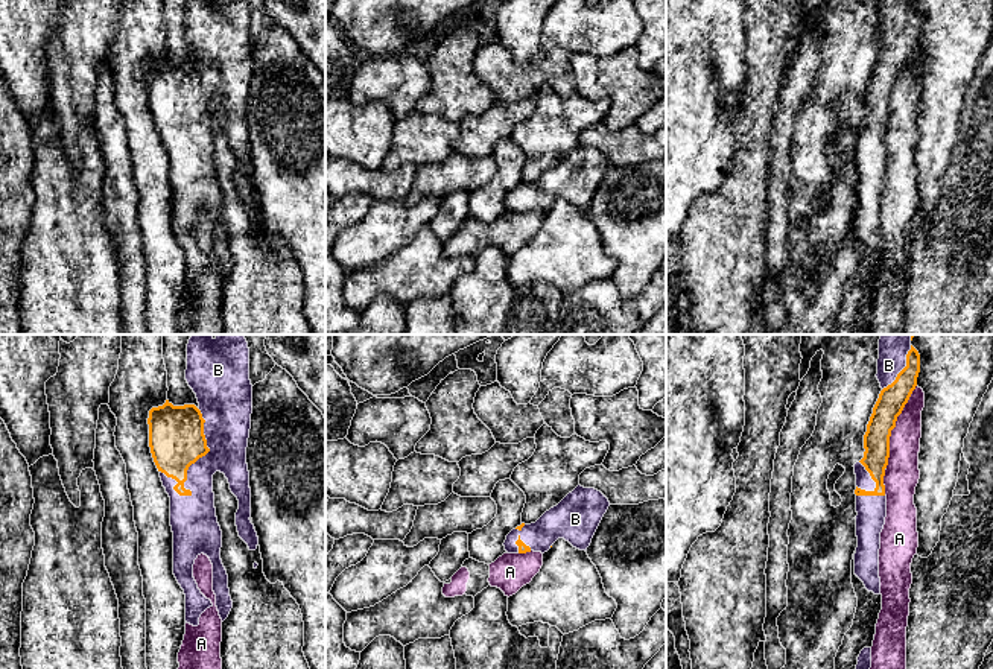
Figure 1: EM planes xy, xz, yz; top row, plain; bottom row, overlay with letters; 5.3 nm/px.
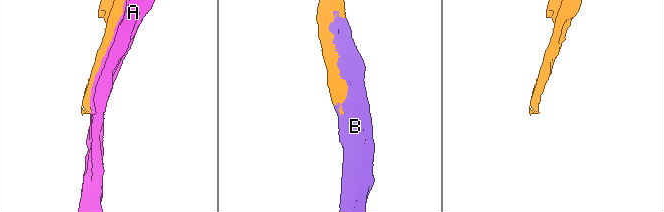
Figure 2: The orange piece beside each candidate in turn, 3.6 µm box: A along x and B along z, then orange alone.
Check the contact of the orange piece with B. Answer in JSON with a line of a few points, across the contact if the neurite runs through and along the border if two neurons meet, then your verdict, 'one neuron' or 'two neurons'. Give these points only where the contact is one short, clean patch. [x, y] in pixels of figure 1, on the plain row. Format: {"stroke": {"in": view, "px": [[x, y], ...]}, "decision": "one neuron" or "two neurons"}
{"decision": "one neuron"}

